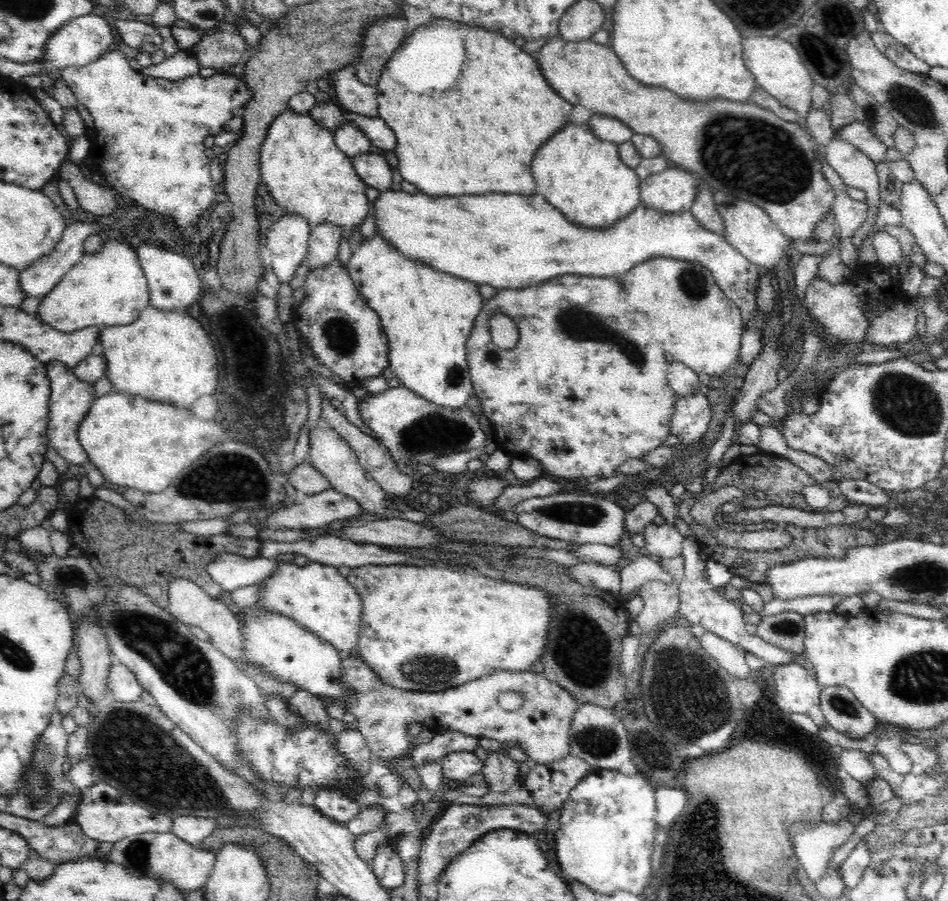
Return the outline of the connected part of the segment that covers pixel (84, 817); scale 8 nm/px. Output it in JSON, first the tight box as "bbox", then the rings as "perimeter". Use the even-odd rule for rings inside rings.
{"bbox":[74,782,173,843],"perimeter":[[[96,782],[82,793],[74,817],[87,838],[104,843],[118,843],[133,835],[168,833],[173,828],[173,818],[170,816],[138,805],[118,788],[102,782]]]}

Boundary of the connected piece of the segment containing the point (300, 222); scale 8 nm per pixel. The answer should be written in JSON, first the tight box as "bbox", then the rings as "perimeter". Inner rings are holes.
{"bbox":[266,214,310,284],"perimeter":[[[285,214],[266,232],[271,266],[280,283],[289,284],[309,254],[310,233],[309,222],[297,214]]]}

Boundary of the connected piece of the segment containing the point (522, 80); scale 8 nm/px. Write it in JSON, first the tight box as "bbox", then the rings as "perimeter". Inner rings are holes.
{"bbox":[376,19,572,196],"perimeter":[[[434,19],[425,25],[419,26],[412,35],[405,40],[405,42],[394,52],[390,57],[390,60],[384,66],[384,70],[381,72],[380,80],[376,86],[377,101],[379,102],[379,117],[386,121],[386,124],[395,132],[395,150],[394,153],[397,156],[397,167],[399,168],[398,177],[414,184],[416,188],[422,193],[426,193],[430,196],[460,196],[460,194],[488,194],[488,192],[500,192],[500,194],[534,194],[536,192],[536,182],[532,178],[532,172],[530,172],[530,166],[532,166],[532,160],[536,156],[536,152],[542,148],[542,144],[546,144],[556,132],[560,132],[566,124],[568,124],[568,118],[572,114],[572,104],[566,102],[544,78],[539,62],[535,59],[533,54],[526,53],[521,47],[521,42],[506,38],[499,32],[492,32],[479,26],[470,26],[462,22],[448,20],[448,19]],[[438,34],[462,34],[462,40],[464,40],[464,62],[462,62],[462,70],[460,70],[460,76],[456,80],[454,86],[448,86],[446,90],[426,90],[426,92],[414,92],[412,88],[408,88],[406,84],[402,84],[402,80],[398,78],[398,66],[408,66],[408,64],[416,62],[422,62],[428,54],[428,58],[434,58],[434,52],[436,52],[436,38]]]}

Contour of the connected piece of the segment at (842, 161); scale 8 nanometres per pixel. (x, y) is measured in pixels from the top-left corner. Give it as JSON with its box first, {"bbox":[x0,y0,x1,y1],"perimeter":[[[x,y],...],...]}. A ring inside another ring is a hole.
{"bbox":[824,138,882,252],"perimeter":[[[835,138],[824,147],[824,155],[827,164],[836,170],[844,184],[860,188],[867,194],[868,216],[851,238],[857,252],[860,252],[864,240],[869,238],[873,241],[875,233],[872,231],[872,226],[878,218],[878,209],[882,202],[878,195],[879,185],[875,162],[853,144]]]}

